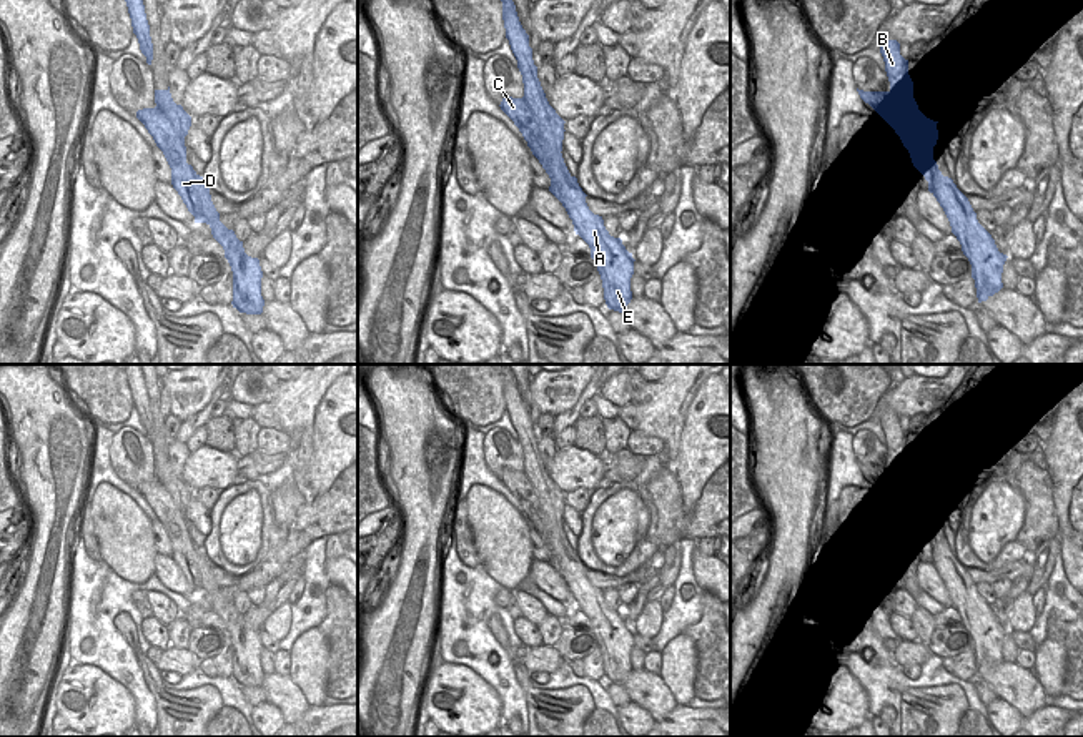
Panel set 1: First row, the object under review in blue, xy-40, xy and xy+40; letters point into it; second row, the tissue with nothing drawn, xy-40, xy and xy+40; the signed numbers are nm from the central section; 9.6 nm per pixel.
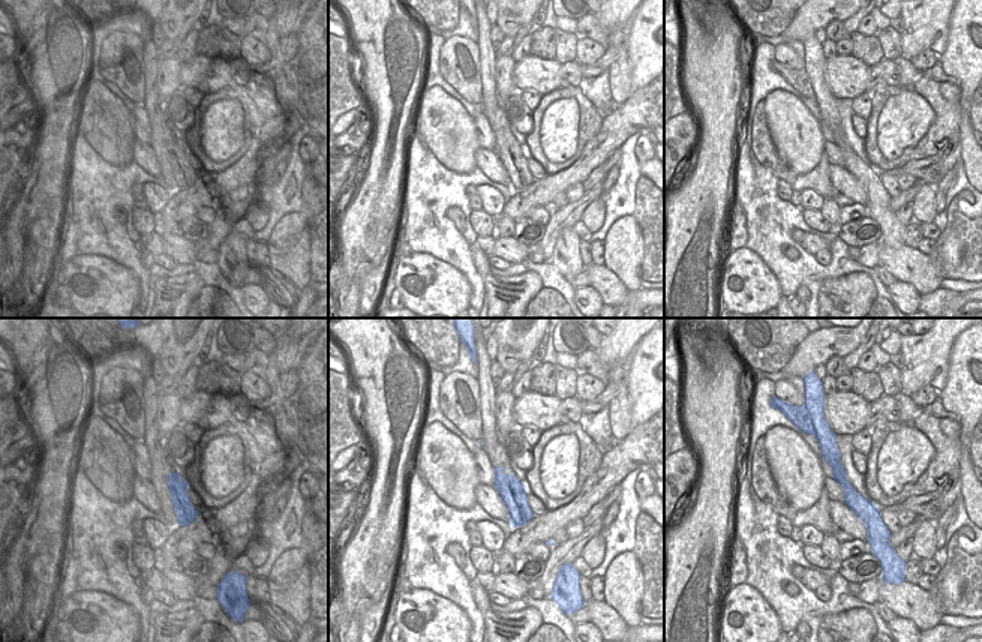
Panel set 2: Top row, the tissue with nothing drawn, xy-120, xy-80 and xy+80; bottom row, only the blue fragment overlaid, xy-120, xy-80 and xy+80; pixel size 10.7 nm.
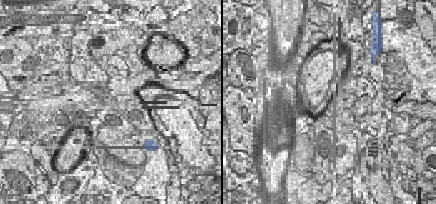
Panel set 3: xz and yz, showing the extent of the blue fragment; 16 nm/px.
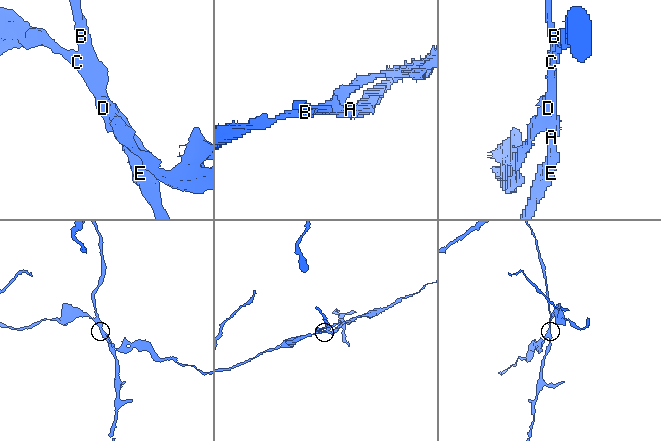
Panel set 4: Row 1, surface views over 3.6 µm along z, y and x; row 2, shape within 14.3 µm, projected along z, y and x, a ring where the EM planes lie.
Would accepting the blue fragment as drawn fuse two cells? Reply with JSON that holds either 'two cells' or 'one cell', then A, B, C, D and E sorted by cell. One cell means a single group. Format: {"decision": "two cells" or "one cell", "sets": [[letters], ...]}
{"decision": "two cells", "sets": [["A", "B", "D", "E"], ["C"]]}

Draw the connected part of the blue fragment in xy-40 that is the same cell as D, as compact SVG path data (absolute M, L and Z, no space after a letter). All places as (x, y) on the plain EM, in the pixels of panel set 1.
M148 496L145 501L163 524L171 541L171 557L178 567L183 567L185 564L200 566L203 589L198 596L206 596L211 601L211 607L223 619L225 631L233 644L233 680L246 687L261 687L265 672L261 669L263 644L260 632L248 629L243 614L236 611L233 602L228 602L220 594L220 586L211 574L205 551L186 536L186 519L183 511L178 507L166 507L161 496Z

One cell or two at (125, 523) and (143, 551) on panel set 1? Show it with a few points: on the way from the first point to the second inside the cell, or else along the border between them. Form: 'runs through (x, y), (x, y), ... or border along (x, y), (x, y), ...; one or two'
runs through (125, 529), (137, 544); one

